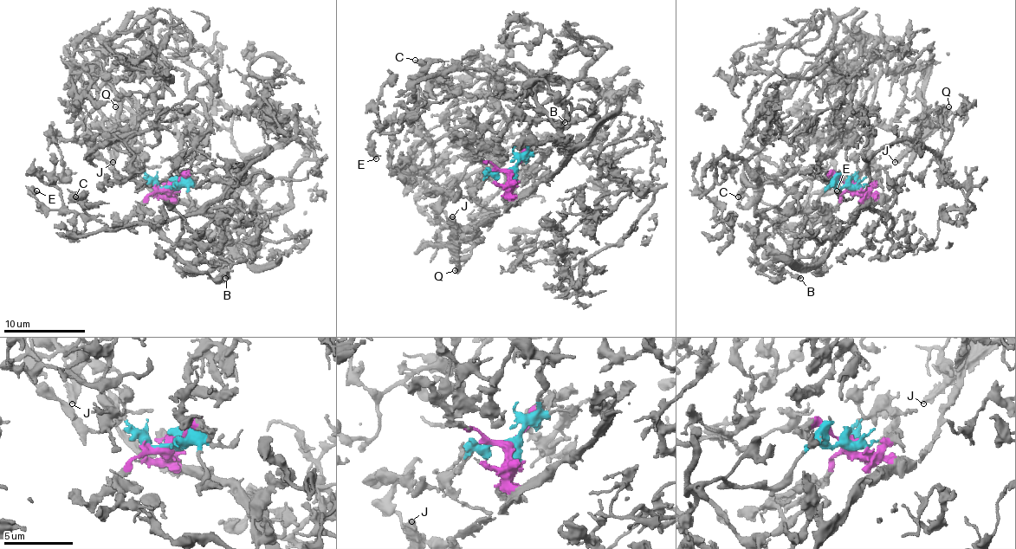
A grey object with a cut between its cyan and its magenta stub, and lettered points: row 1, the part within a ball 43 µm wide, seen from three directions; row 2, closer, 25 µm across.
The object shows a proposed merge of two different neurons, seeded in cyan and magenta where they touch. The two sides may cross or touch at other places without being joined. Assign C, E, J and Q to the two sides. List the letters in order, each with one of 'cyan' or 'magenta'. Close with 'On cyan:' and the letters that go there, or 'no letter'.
C: cyan
E: cyan
J: magenta
Q: magenta
On cyan: C, E

